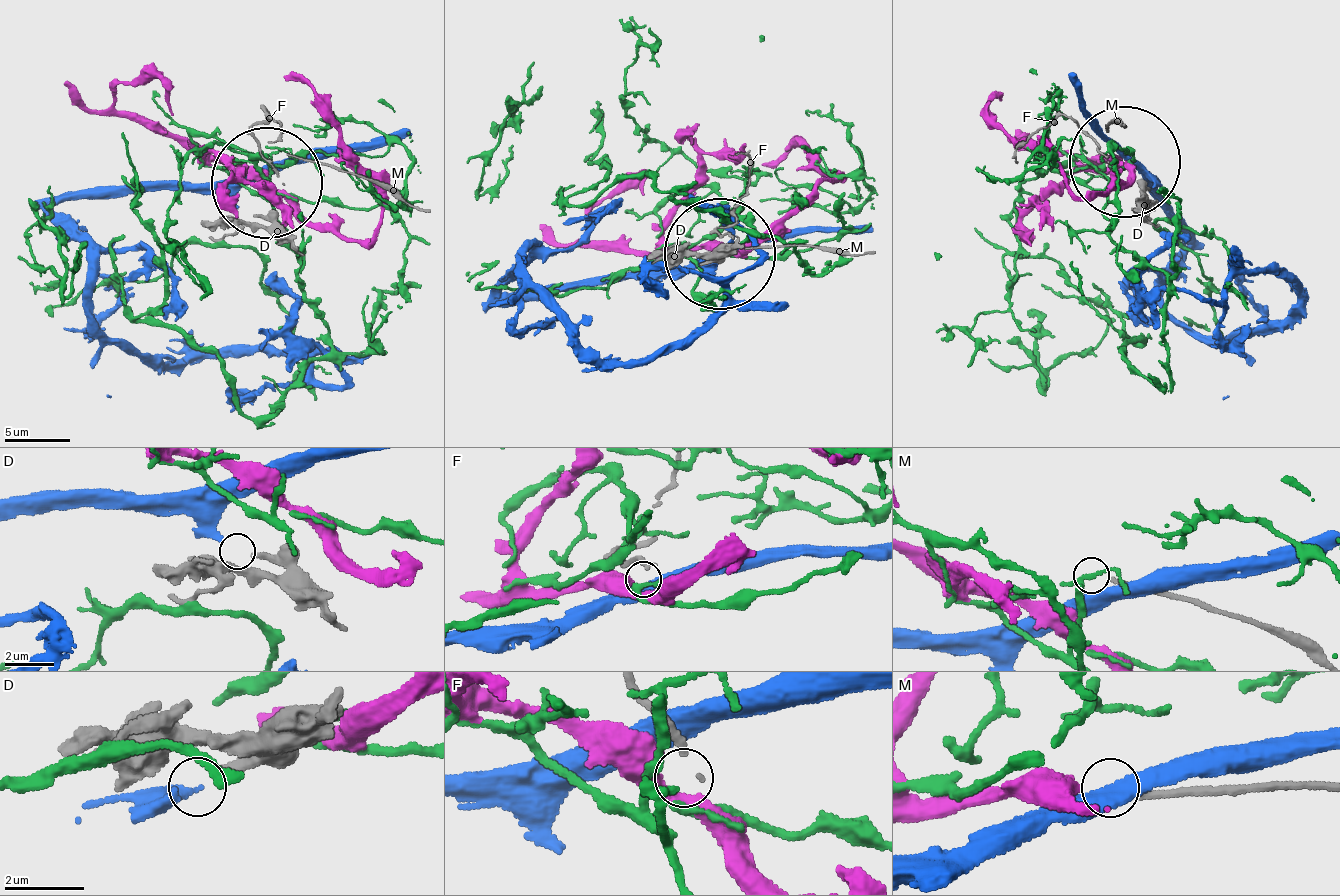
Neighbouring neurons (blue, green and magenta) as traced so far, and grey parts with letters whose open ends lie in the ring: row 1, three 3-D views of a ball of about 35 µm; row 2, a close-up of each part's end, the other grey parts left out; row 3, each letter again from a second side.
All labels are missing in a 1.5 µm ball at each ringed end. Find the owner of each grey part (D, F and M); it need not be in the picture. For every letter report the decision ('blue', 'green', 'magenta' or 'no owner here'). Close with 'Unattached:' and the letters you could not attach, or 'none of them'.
D: blue
F: green
M: no owner here
Unattached: M

